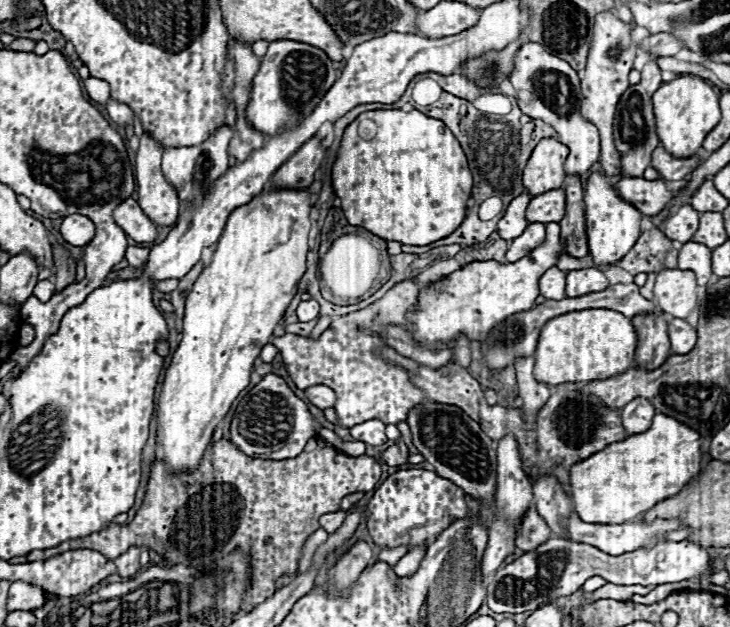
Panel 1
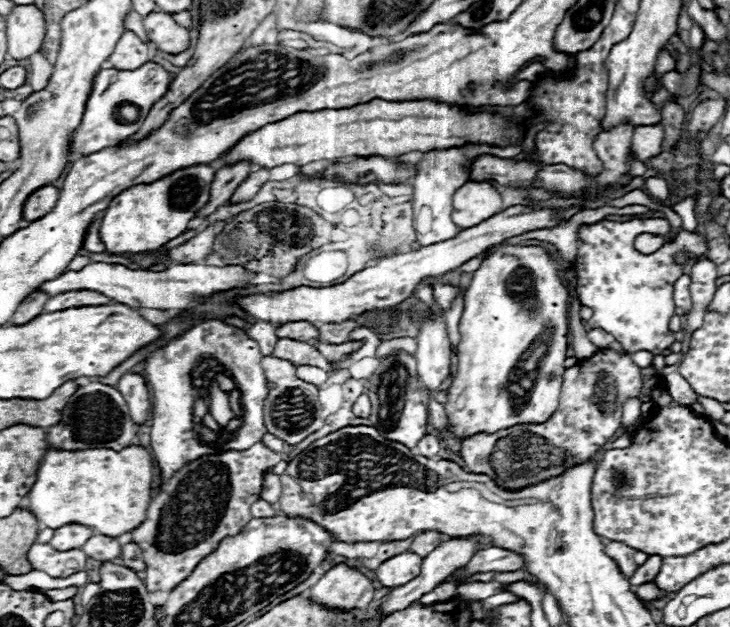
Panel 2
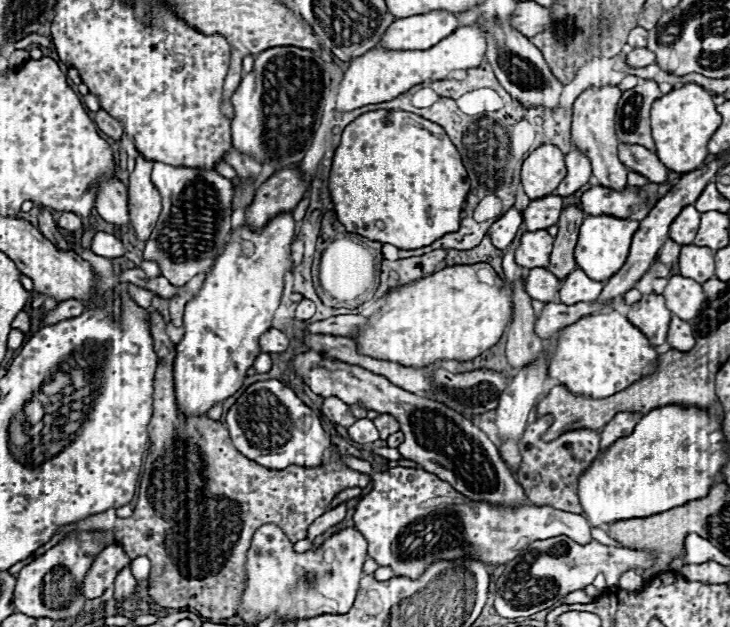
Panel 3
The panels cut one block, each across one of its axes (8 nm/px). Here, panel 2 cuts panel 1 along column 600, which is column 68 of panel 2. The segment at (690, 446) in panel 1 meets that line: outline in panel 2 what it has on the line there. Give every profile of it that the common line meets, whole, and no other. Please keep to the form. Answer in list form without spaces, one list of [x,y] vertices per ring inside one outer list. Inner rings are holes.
[[[126,446],[122,450],[90,448],[90,450],[48,450],[36,472],[36,482],[28,492],[28,512],[48,528],[64,524],[84,524],[106,536],[120,536],[138,528],[146,518],[152,494],[152,462],[142,446]]]

